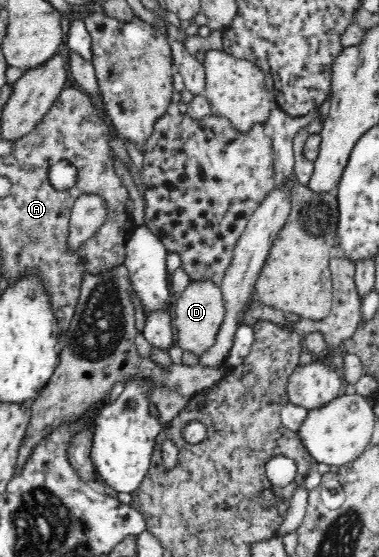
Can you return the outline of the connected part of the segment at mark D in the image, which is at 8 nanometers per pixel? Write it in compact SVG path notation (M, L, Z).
M210 279L190 281L177 299L175 307L176 342L180 348L189 350L200 358L202 353L215 343L225 315L225 302L221 287Z

